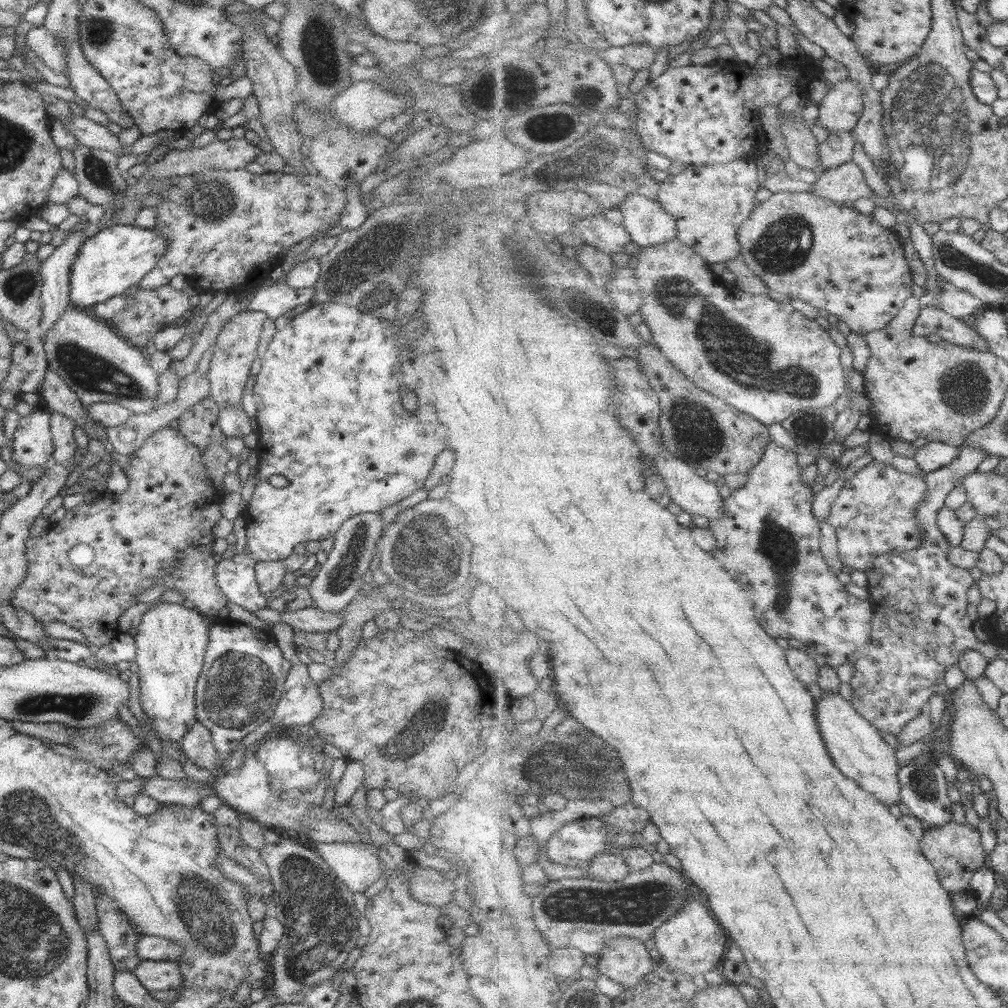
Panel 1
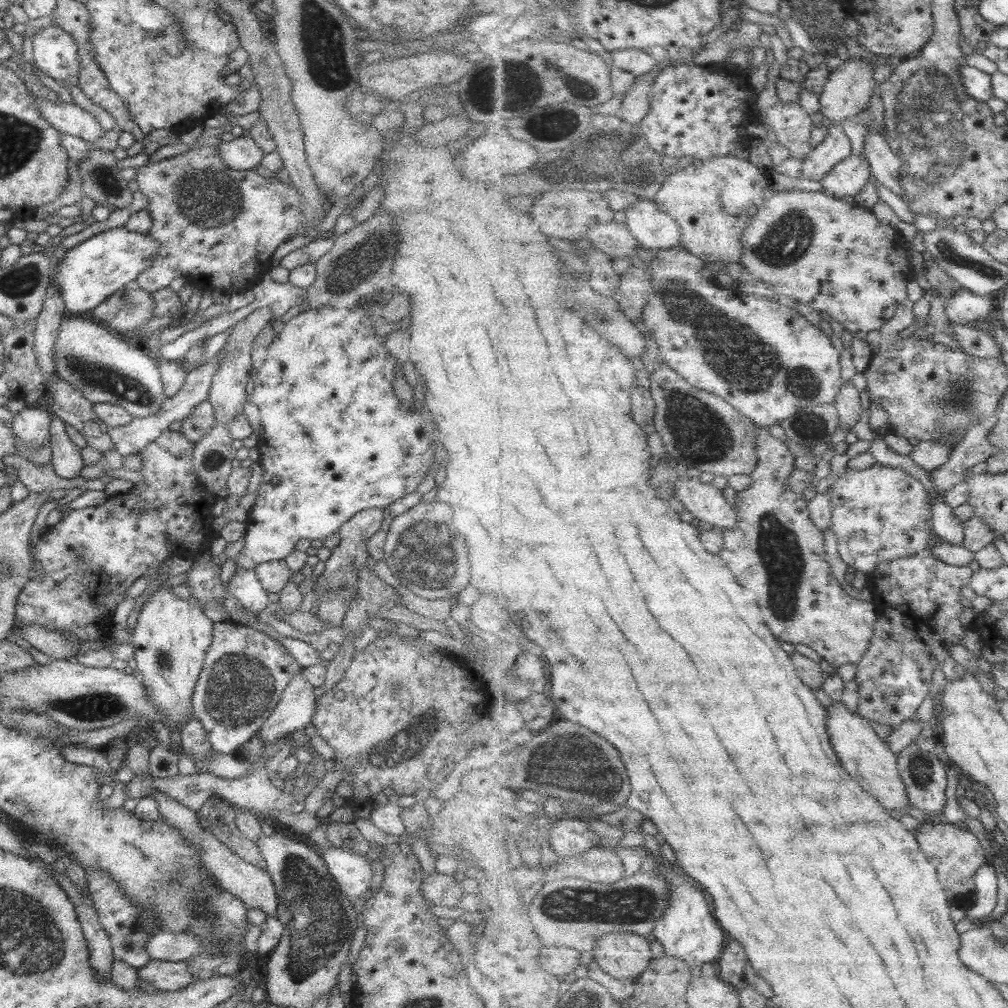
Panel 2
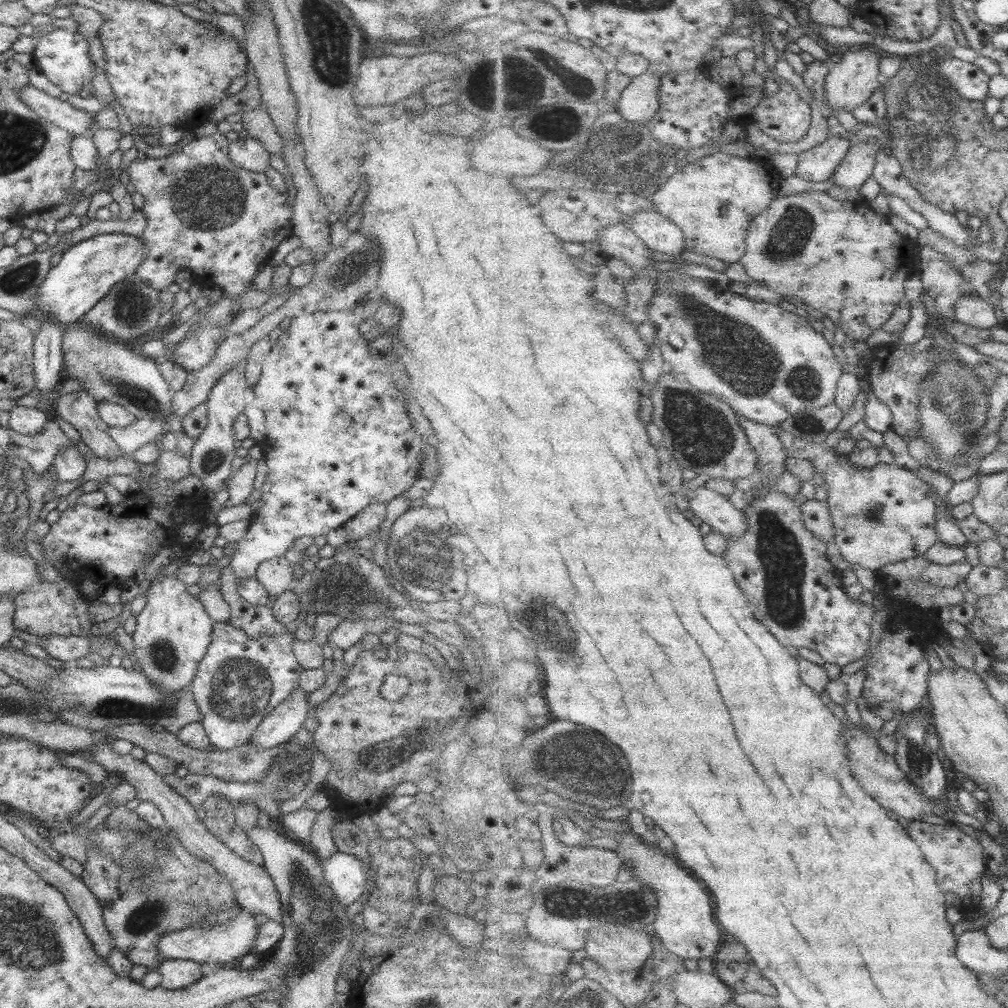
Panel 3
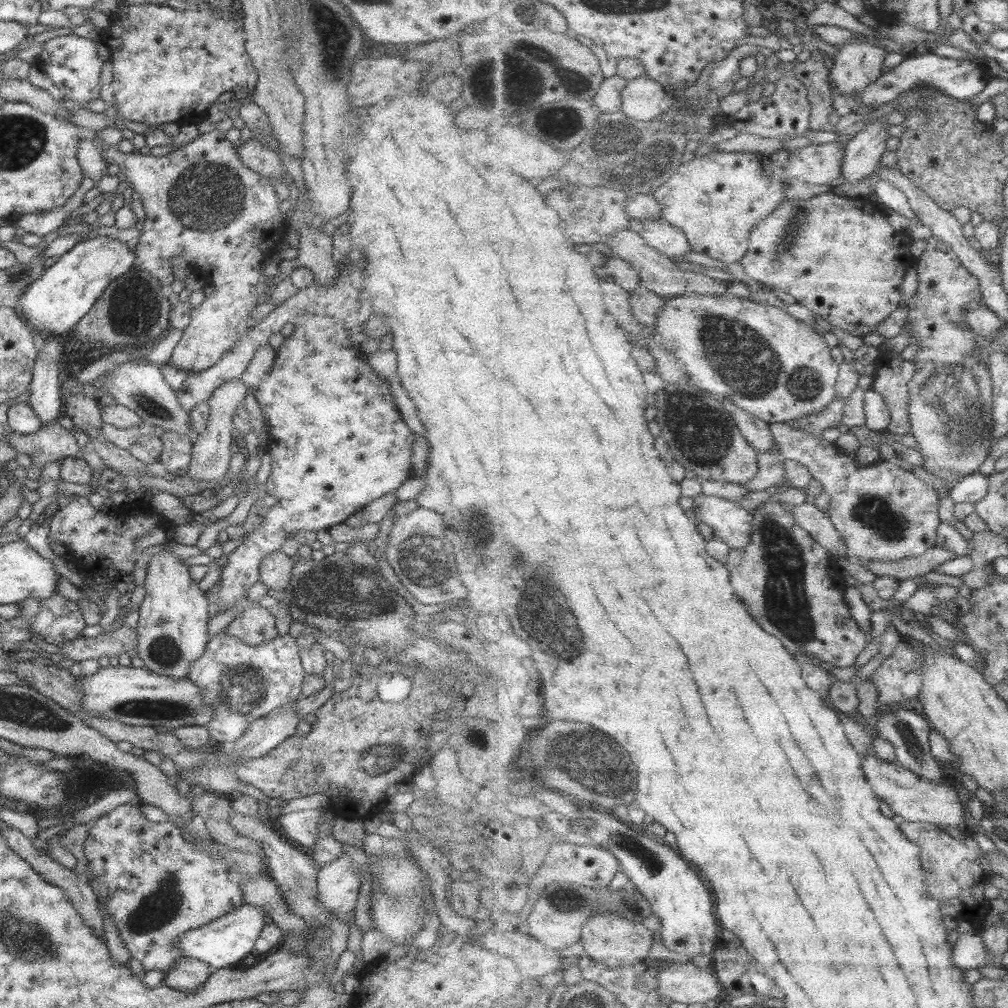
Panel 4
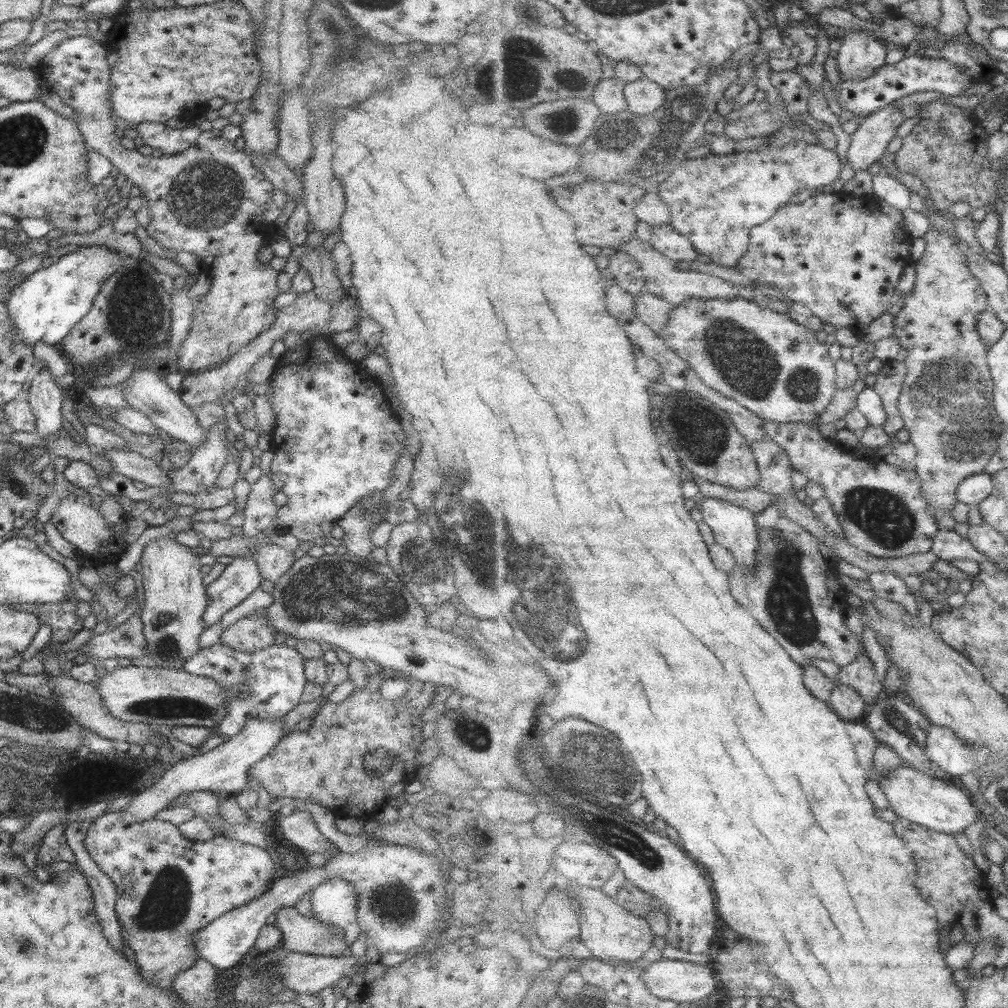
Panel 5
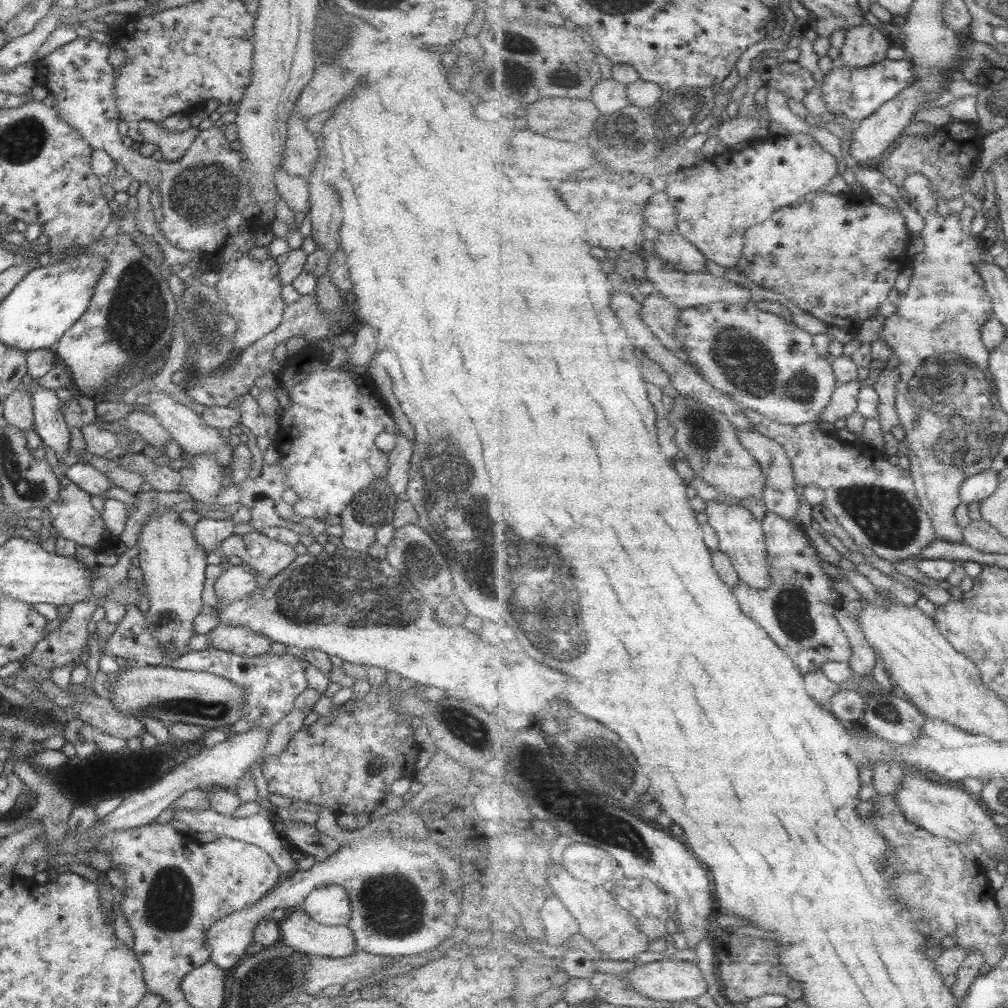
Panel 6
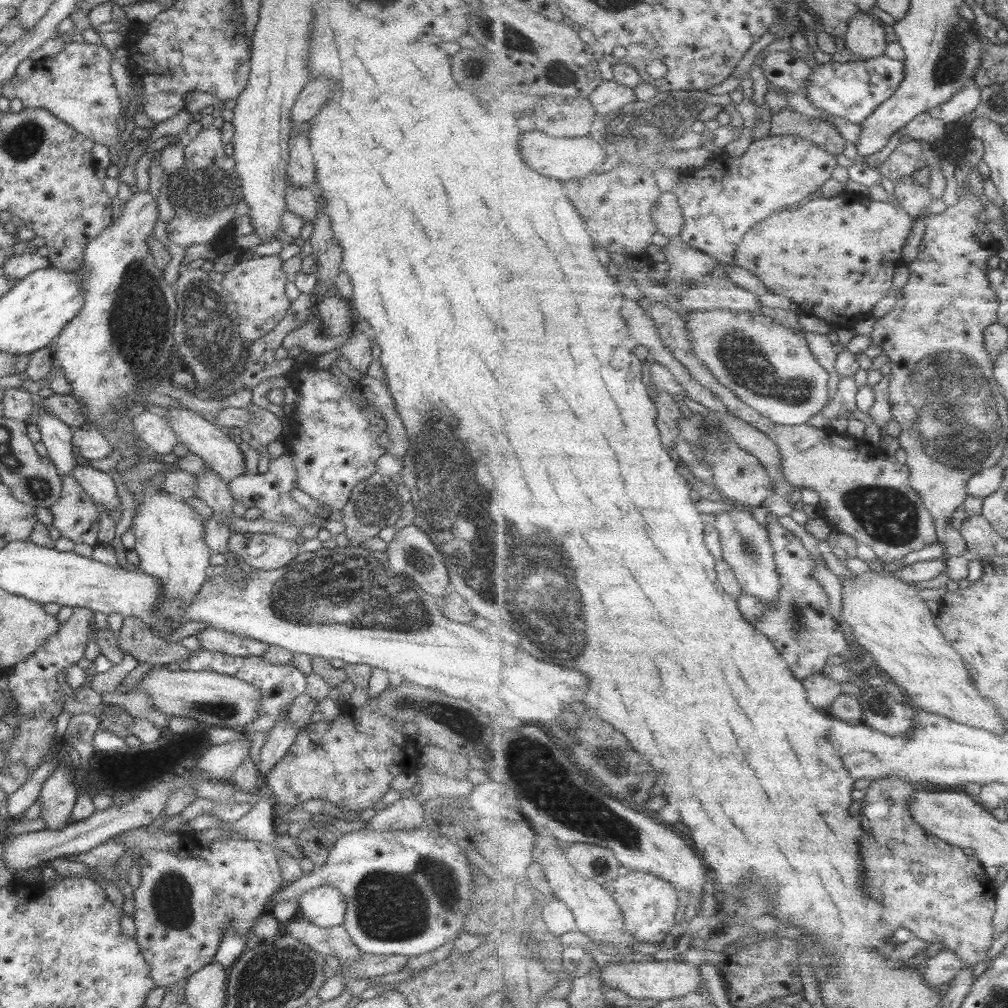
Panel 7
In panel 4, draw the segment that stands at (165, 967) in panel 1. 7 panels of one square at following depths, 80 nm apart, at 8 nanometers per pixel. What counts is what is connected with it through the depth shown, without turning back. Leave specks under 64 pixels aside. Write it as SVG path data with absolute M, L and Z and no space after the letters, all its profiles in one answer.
M181 957L177 966L166 971L162 978L162 984L179 992L188 993L201 986L209 974L211 974L211 970L206 962L200 962L195 958Z

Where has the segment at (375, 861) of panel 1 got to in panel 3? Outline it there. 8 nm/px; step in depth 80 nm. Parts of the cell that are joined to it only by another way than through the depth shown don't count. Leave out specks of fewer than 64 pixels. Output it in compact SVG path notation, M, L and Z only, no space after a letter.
M335 851L321 860L320 865L324 872L323 880L329 885L329 892L341 908L361 898L366 878L360 860L350 854Z

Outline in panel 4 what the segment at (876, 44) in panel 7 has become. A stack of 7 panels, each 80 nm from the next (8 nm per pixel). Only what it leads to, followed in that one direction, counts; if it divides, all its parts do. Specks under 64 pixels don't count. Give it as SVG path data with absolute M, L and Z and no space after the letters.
M857 39L840 48L830 70L830 82L848 98L883 75L887 51L871 41Z

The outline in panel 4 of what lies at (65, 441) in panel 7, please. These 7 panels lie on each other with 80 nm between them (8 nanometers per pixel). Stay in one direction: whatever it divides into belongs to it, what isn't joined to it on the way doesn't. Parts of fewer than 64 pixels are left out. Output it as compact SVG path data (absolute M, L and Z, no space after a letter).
M57 335L41 336L43 339L43 346L41 350L36 351L35 362L32 368L32 379L29 383L26 393L26 400L29 408L35 412L35 416L41 422L41 428L47 424L58 422L62 416L62 400L64 397L64 390L59 387L59 380L57 379L57 365L58 360L66 353L67 344L65 339Z

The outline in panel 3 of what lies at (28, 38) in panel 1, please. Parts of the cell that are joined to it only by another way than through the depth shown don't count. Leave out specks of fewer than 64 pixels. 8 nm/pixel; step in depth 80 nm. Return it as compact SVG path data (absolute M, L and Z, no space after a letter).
M55 29L38 37L32 52L32 62L35 69L68 96L71 94L83 98L92 96L89 80L93 76L95 67L87 57L85 39L74 30Z

